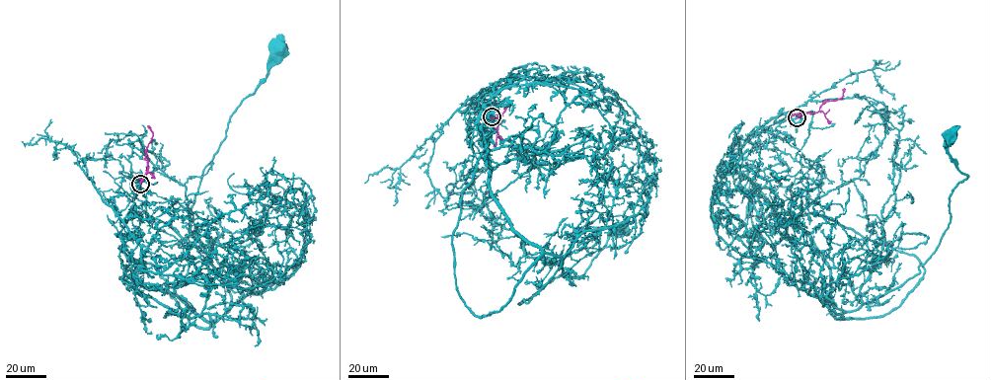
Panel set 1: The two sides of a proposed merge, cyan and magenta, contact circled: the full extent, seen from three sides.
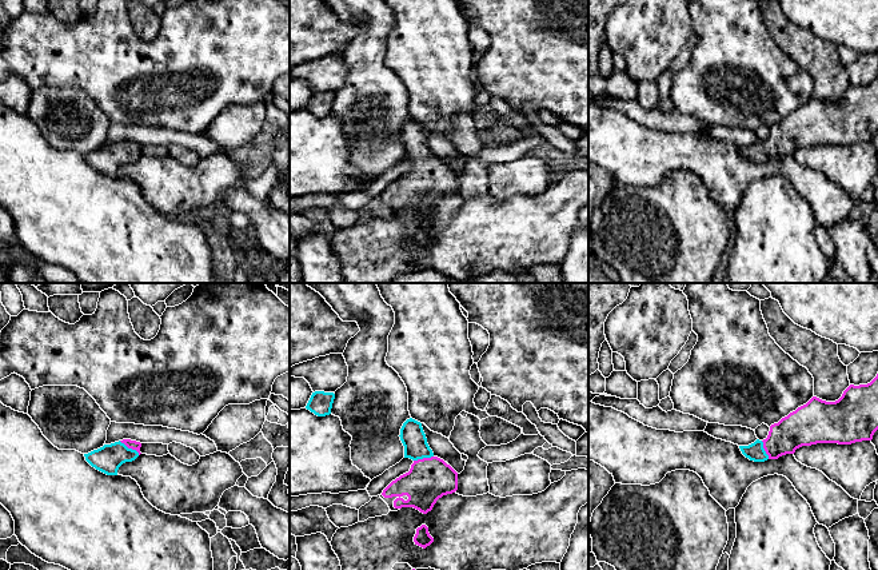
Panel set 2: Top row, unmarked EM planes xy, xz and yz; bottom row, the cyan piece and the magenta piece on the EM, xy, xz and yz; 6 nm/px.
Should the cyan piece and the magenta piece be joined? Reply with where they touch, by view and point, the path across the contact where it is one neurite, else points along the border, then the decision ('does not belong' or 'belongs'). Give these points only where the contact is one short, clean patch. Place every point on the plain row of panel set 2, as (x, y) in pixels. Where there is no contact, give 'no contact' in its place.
contact xy (130, 150); way xy (108, 159), (130, 150), (134, 146); belongs

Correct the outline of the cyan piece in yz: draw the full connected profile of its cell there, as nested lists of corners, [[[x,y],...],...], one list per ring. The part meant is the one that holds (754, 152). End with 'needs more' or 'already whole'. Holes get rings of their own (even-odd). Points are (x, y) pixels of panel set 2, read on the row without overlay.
[[[878,75],[867,85],[850,85],[835,103],[813,97],[771,125],[766,140],[739,150],[750,162],[765,163],[794,155],[802,147],[871,141],[877,131]]]; needs more

